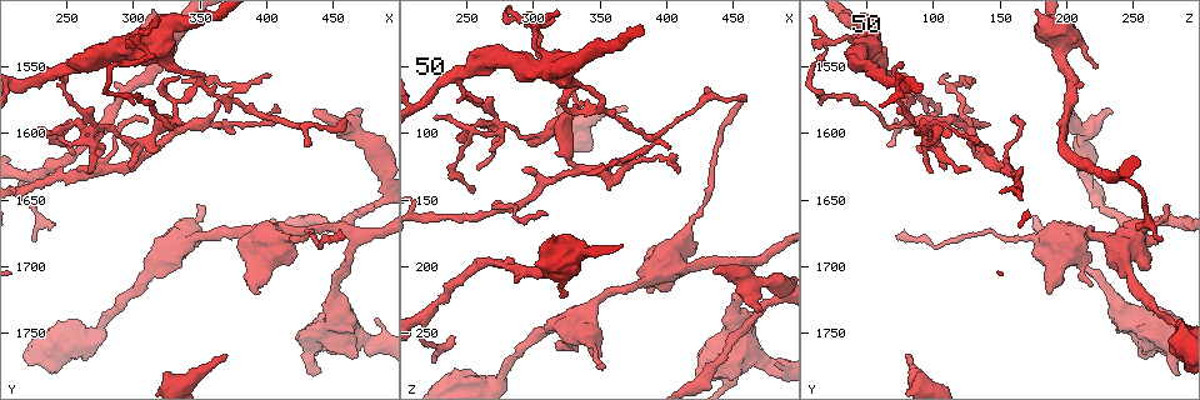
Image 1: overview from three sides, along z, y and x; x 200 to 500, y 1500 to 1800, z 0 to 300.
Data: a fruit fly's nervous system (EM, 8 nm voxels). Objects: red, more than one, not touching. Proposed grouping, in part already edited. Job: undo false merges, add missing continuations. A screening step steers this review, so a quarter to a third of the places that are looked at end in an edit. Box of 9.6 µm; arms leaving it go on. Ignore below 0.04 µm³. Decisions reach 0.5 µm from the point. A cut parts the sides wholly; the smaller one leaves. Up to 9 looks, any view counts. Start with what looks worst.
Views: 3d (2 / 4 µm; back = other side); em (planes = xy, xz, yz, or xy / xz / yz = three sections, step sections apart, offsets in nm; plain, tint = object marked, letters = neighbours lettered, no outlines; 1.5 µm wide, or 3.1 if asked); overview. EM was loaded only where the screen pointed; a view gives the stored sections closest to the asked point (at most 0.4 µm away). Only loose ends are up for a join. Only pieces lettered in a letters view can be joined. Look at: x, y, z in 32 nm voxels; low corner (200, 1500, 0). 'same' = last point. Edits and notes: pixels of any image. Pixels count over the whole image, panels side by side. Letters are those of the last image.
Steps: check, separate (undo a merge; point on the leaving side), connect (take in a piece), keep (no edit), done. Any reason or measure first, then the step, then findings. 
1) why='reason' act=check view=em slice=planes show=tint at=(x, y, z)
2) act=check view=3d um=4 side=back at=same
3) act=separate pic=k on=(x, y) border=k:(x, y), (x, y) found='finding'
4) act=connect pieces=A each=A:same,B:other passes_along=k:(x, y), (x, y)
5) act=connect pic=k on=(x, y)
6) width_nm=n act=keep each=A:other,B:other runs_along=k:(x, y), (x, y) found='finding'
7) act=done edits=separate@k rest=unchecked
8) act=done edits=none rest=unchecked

why='an open end' act=check view=em slice=planes show=letters at=(368, 1768, 80)

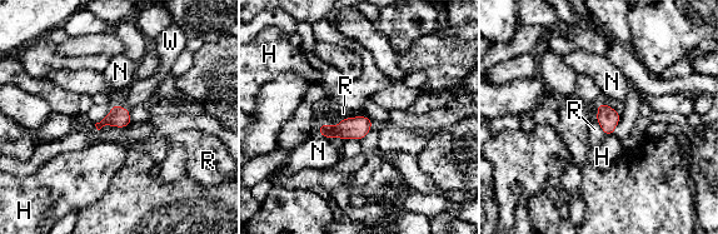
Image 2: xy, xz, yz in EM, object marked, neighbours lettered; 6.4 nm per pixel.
act=connect pieces=W each=H:other,N:other,R:other,W:same passes_along=2:(118, 116), (123, 108), (140, 90) found='the neuron continues'

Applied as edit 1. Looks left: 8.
why='branch stops here' act=check view=3d um=2 at=(434, 1582, 204)

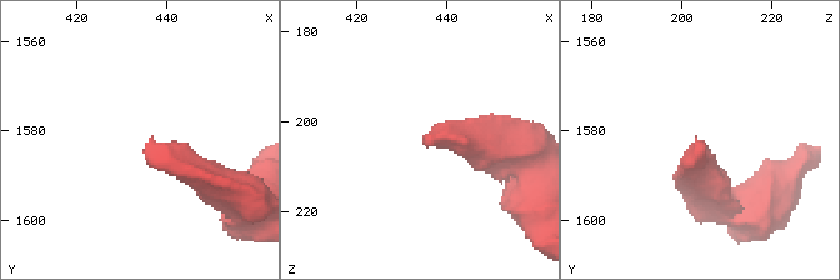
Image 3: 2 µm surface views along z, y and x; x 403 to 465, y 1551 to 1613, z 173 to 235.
why='shape alone is not enough' act=check view=em slice=xz step=8 show=letters at=(435, 1584, 204)

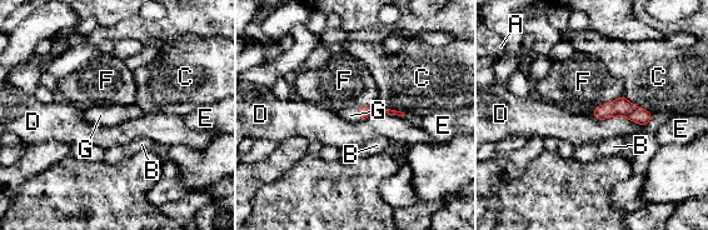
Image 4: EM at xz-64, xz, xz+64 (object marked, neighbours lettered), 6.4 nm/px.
act=check view=em slice=planes show=letters at=same

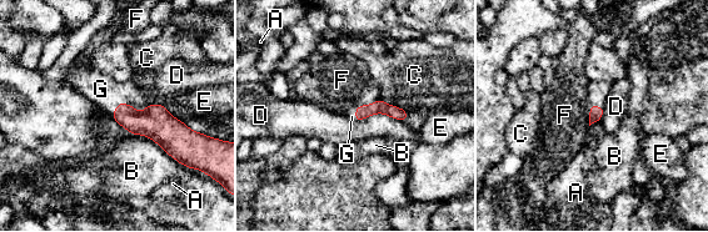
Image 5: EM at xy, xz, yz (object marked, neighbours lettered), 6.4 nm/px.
act=connect pieces=G each=A:other,B:other,C:other,D:other,E:other,F:other,G:same passes_along=5:(596, 112), (598, 106), (602, 87) found='the neuron continues'

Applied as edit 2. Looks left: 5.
act=check view=overview

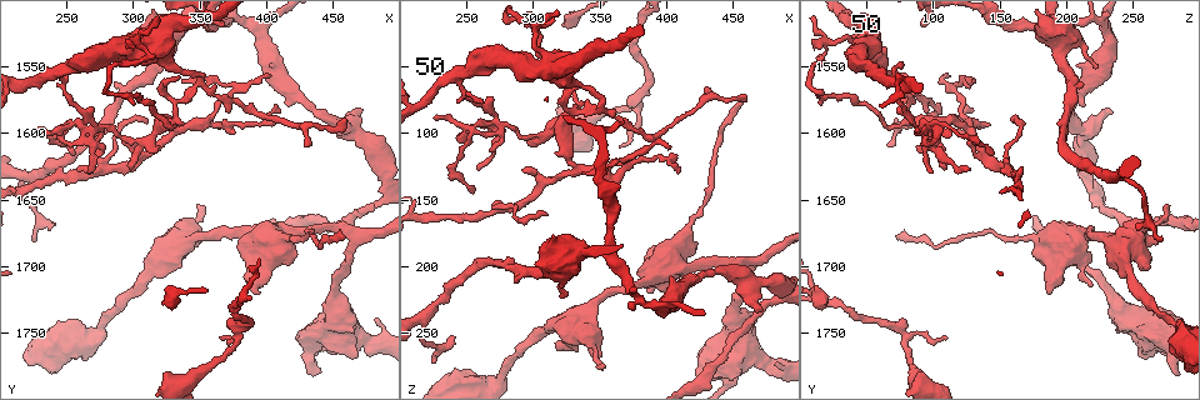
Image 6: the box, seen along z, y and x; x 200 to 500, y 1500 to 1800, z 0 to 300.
why='calibre changes' act=check view=em slice=planes show=letters at=(338, 1576, 82)

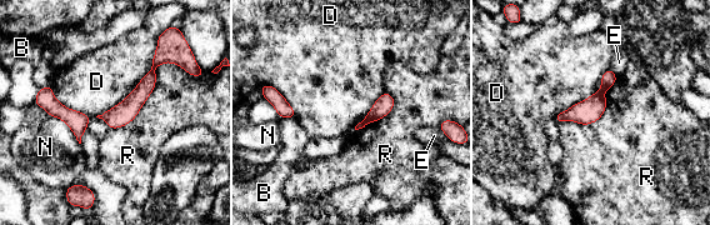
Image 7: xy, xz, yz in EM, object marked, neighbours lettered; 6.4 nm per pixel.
act=separate pic=7 on=(133, 103) each=B:other,D:other,E:other,N:other,R:other part_leaving=7:(153, 75), (139, 96), (113, 125) found='two neurons meet here'

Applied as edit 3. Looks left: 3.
act=check view=overview

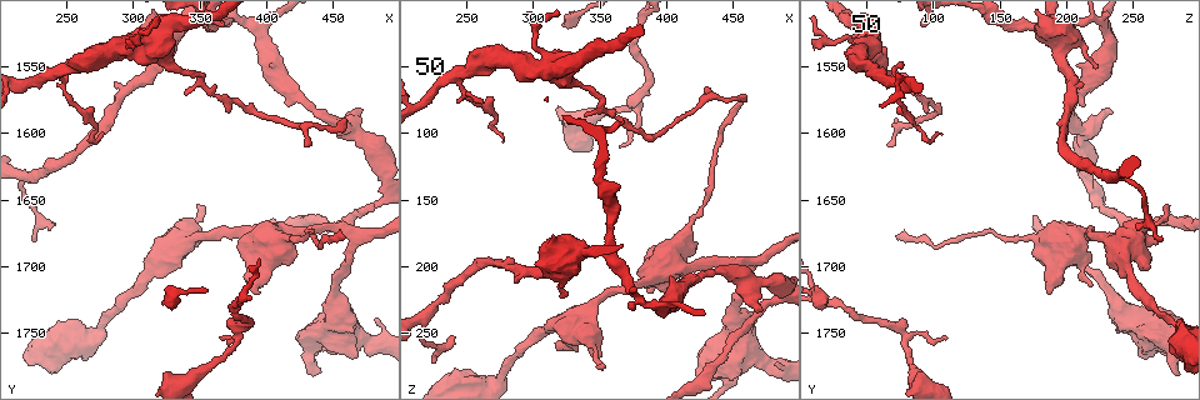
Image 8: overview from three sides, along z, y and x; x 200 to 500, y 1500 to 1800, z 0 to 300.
why='free end' act=check view=em slice=planes show=tint at=(482, 1740, 272)

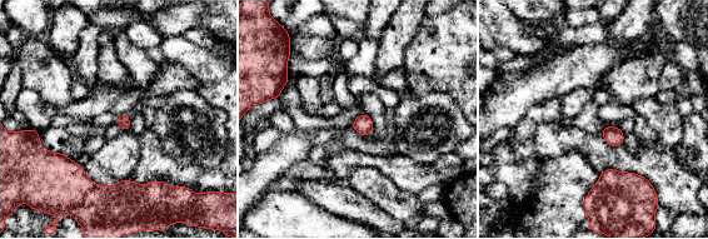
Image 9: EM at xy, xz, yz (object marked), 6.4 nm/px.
why='see the neighbours' act=check view=em slice=planes show=letters at=same

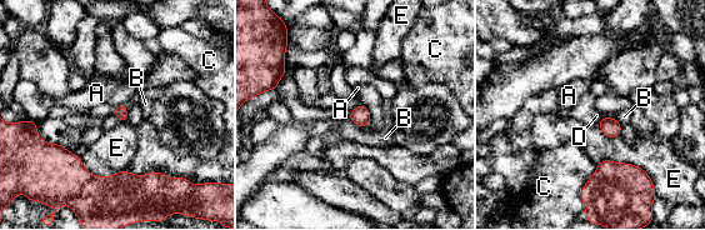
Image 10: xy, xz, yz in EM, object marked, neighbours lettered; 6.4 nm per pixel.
act=separate pic=10 on=(104, 204) each=A:other,B:other,C:other,D:other,E:other border=10:(93, 175), (79, 189) found='a second neuron is stuck on'

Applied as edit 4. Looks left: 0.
act=done edits=connect@2,connect@5,separate@7,separate@10 rest=unchecked

